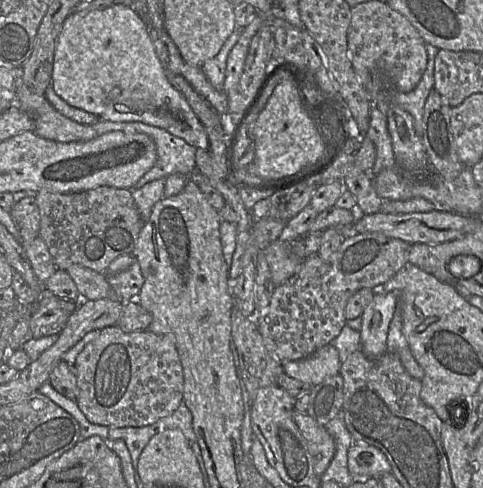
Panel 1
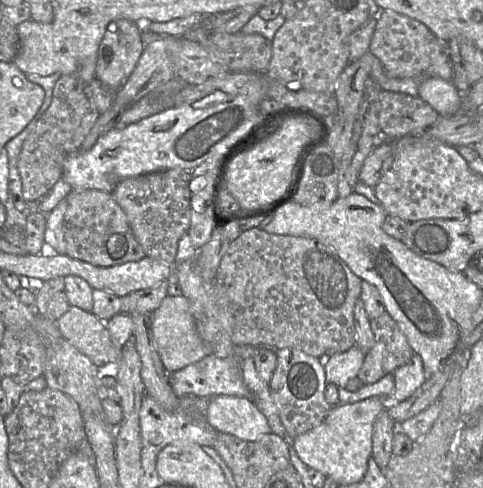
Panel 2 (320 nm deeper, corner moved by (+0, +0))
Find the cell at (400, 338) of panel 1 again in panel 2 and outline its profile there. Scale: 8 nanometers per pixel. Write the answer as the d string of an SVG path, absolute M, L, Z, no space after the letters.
M415 353L407 364L397 368L392 374L395 381L393 402L406 400L427 380L422 359Z

